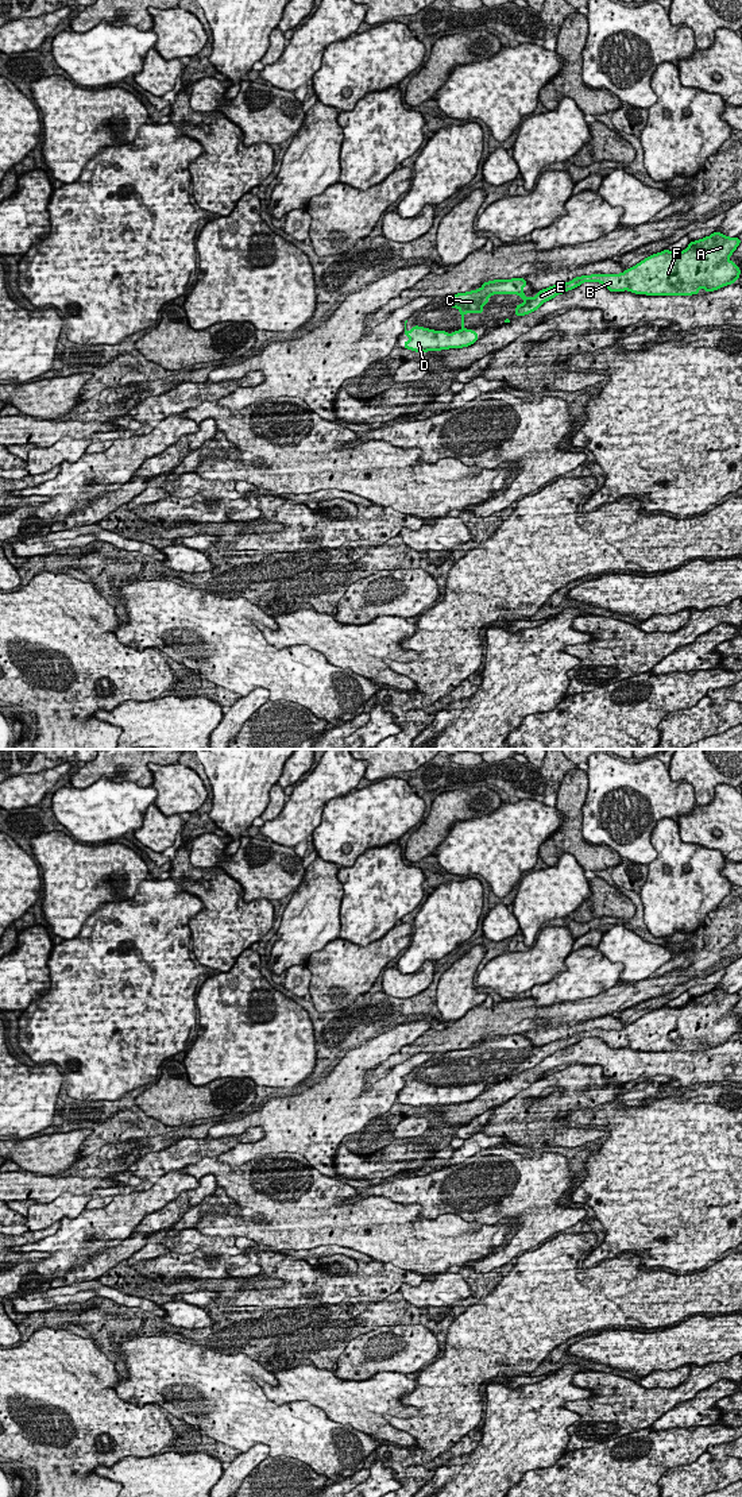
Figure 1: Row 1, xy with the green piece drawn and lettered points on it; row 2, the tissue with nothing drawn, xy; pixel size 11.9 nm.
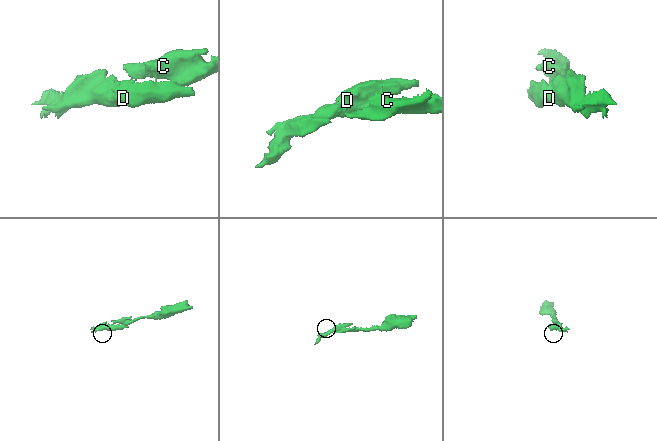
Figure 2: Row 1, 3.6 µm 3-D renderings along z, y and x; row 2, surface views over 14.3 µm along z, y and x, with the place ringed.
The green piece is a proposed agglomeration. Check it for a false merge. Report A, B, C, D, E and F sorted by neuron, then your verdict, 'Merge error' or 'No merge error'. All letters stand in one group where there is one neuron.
Groups: A B C D E F. No merge error

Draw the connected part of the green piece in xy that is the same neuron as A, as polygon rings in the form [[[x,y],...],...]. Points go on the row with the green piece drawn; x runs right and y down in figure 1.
[[[718,231],[712,235],[703,238],[696,242],[691,242],[689,246],[684,251],[668,251],[664,250],[658,254],[653,254],[645,258],[642,262],[635,265],[634,267],[627,269],[621,274],[592,274],[576,277],[571,282],[559,283],[554,286],[549,286],[544,290],[537,292],[536,297],[526,297],[523,294],[523,288],[527,286],[527,282],[523,278],[513,278],[513,279],[495,279],[484,282],[483,286],[478,290],[471,290],[467,293],[451,294],[448,296],[448,304],[452,308],[457,308],[461,313],[461,329],[447,333],[445,331],[433,331],[422,327],[413,327],[409,332],[406,329],[405,321],[405,332],[403,335],[409,336],[409,342],[403,342],[405,347],[417,352],[426,351],[440,351],[448,348],[461,348],[474,344],[479,337],[478,333],[472,329],[464,328],[464,315],[465,313],[483,313],[483,305],[488,302],[488,298],[492,294],[518,294],[523,302],[515,306],[515,316],[525,316],[527,313],[538,309],[545,301],[552,300],[557,294],[565,293],[571,289],[580,286],[583,282],[600,282],[610,292],[623,292],[629,290],[635,294],[648,294],[648,296],[691,296],[697,294],[703,288],[706,292],[718,290],[726,285],[734,283],[741,275],[741,270],[738,265],[735,265],[731,259],[731,254],[739,246],[742,240],[738,238],[729,238]]]

